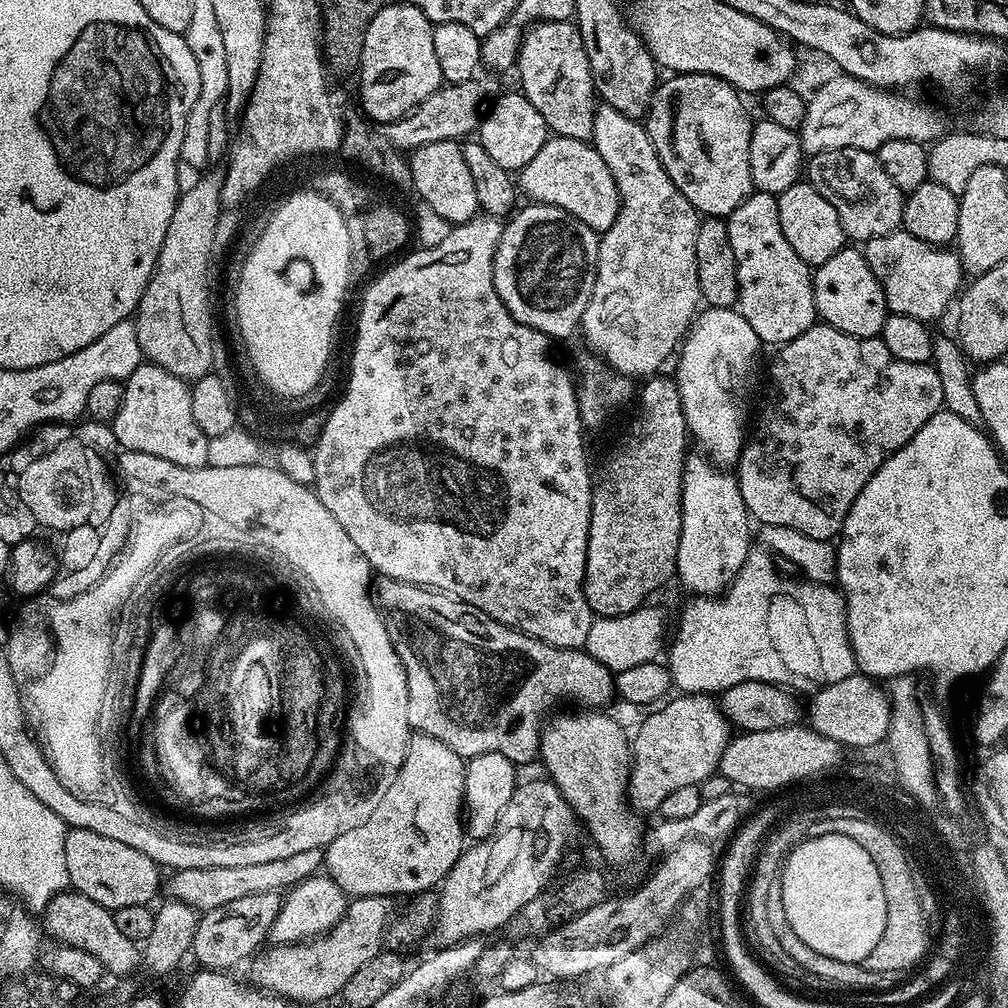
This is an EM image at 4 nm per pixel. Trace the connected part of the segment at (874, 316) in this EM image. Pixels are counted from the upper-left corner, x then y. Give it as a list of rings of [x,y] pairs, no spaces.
[[[845,246],[838,254],[834,254],[834,258],[822,262],[815,269],[812,285],[816,314],[823,323],[858,338],[879,337],[882,326],[890,315],[886,294],[882,294],[882,286],[878,278],[874,278],[874,270],[870,270],[859,247]]]

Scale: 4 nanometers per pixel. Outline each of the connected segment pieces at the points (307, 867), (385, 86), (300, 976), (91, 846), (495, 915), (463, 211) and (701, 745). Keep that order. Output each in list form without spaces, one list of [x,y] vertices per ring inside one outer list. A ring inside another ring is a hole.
[[[324,849],[305,850],[299,854],[293,854],[287,858],[277,858],[270,862],[251,864],[250,866],[206,866],[202,870],[182,870],[173,871],[172,876],[167,877],[166,892],[174,900],[180,900],[183,904],[188,904],[196,909],[197,913],[203,914],[210,910],[215,910],[217,906],[226,906],[226,902],[234,902],[237,898],[244,898],[246,894],[264,894],[266,892],[283,893],[285,890],[301,884],[306,878],[317,875],[324,867]]]
[[[407,2],[385,3],[384,8],[374,14],[374,22],[370,22],[370,30],[366,30],[358,69],[360,104],[369,121],[383,126],[393,120],[402,120],[442,87],[444,75],[434,55],[433,27],[422,10]]]
[[[386,896],[349,899],[343,918],[328,932],[298,944],[277,944],[269,947],[269,952],[261,951],[251,961],[251,983],[263,991],[273,992],[289,1002],[297,1000],[300,1004],[316,1004],[331,996],[339,997],[347,980],[384,948],[384,931],[394,912],[392,904]]]
[[[68,828],[65,834],[66,863],[70,885],[98,906],[115,910],[139,904],[151,905],[156,891],[162,888],[162,869],[146,854],[114,838],[94,834],[94,830]]]
[[[547,778],[517,783],[502,818],[486,839],[467,845],[438,888],[436,922],[430,940],[449,948],[463,940],[483,937],[483,932],[503,929],[526,902],[538,898],[549,887],[552,875],[568,848],[572,827],[578,821],[572,807]]]
[[[443,140],[430,142],[411,153],[412,188],[421,196],[423,203],[434,214],[442,214],[449,224],[464,224],[477,215],[480,203],[474,190],[474,178],[470,178],[470,169],[466,166],[464,149],[457,141]]]
[[[676,694],[652,711],[656,710],[657,712],[650,713],[637,726],[636,736],[634,732],[630,740],[632,745],[632,773],[628,776],[628,799],[631,807],[640,814],[645,814],[644,812],[659,813],[662,802],[672,791],[678,790],[681,786],[703,783],[708,776],[717,771],[722,754],[730,739],[729,722],[711,695]]]

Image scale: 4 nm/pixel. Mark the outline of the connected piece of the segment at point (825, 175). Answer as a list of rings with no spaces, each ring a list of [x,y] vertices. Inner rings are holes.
[[[853,148],[819,152],[807,161],[806,180],[838,210],[838,222],[842,222],[842,230],[849,241],[878,238],[897,231],[902,225],[905,193],[890,182],[874,152]]]

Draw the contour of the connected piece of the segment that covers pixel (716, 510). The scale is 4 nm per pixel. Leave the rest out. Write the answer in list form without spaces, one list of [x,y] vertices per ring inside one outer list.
[[[692,454],[684,462],[684,490],[682,504],[682,530],[678,542],[675,575],[698,596],[719,597],[732,579],[740,575],[742,566],[749,563],[748,547],[752,544],[752,532],[748,529],[750,517],[742,502],[739,483],[731,471],[717,466],[703,454]]]

